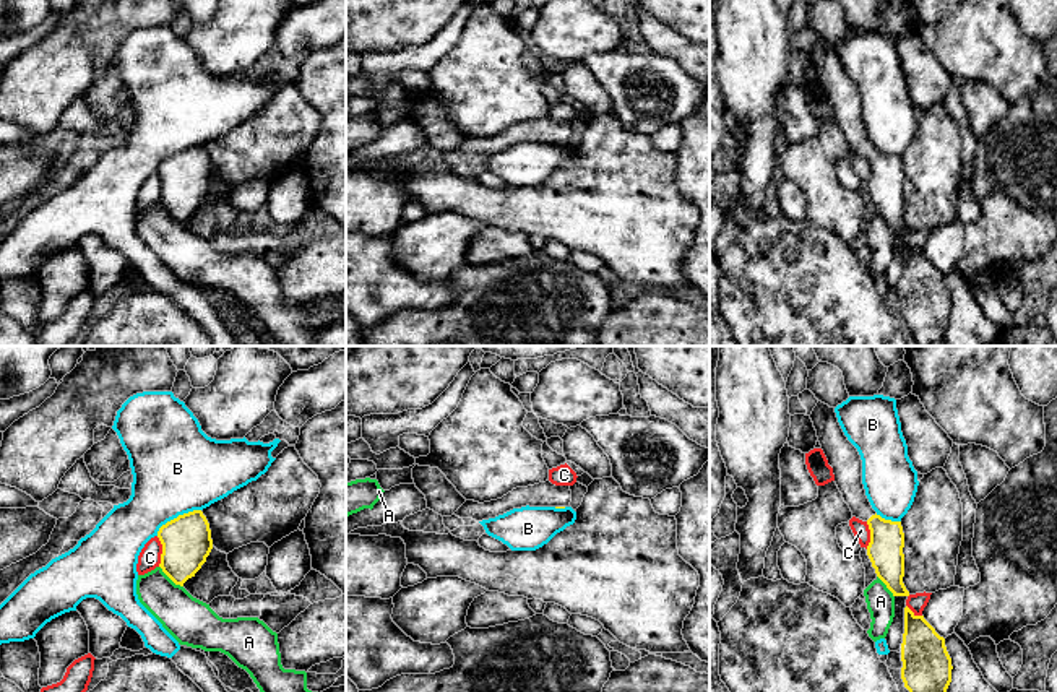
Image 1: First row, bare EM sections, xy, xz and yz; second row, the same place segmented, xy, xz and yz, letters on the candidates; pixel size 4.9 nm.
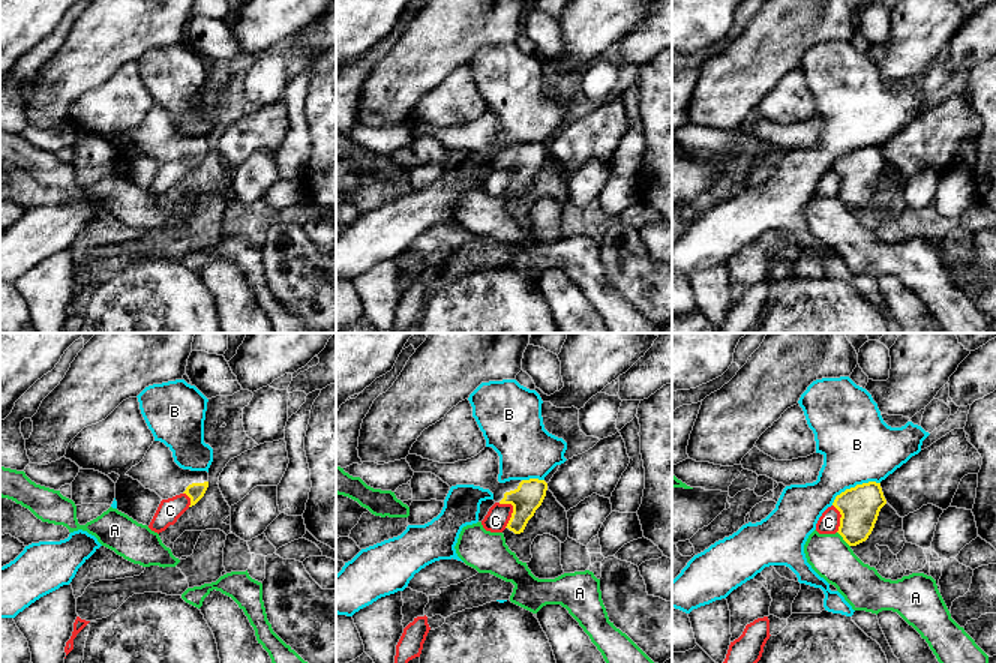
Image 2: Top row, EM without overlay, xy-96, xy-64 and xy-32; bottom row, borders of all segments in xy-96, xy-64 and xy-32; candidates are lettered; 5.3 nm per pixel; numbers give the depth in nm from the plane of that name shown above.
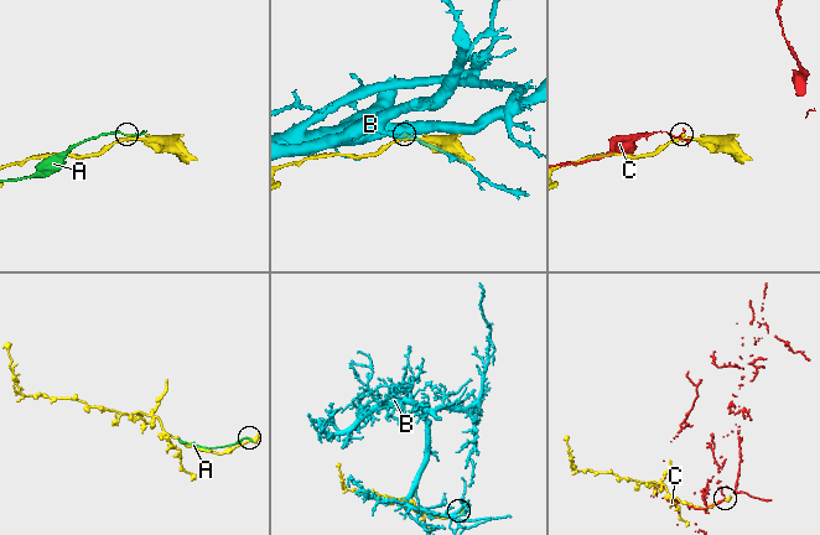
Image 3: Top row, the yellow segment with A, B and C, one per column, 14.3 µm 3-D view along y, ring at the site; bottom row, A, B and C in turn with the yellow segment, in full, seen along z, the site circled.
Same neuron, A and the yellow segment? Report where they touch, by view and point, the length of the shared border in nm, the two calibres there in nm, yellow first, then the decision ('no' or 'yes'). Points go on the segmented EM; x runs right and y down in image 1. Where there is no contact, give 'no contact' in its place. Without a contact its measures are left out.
xy (171, 579) | 160 nm | 240/240 nm | no

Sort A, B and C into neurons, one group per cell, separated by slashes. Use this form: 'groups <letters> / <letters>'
groups A / B / C

